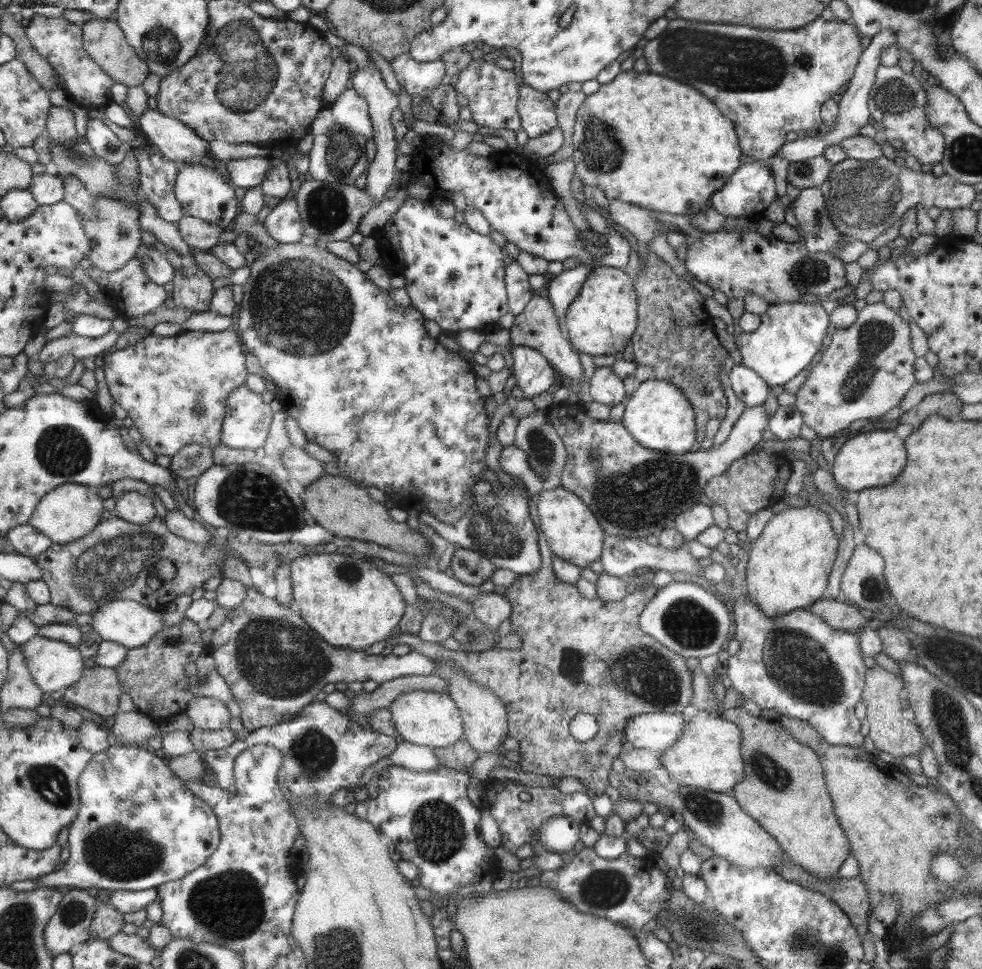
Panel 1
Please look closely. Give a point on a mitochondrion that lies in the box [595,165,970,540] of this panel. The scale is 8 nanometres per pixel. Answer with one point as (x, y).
(874, 336)

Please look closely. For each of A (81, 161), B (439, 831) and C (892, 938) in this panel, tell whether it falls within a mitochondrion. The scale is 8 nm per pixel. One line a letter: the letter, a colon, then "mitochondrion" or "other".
A: mitochondrion
B: mitochondrion
C: other

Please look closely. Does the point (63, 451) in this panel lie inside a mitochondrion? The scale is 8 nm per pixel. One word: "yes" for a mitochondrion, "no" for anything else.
yes

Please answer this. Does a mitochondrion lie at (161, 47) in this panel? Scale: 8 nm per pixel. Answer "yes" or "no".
yes

